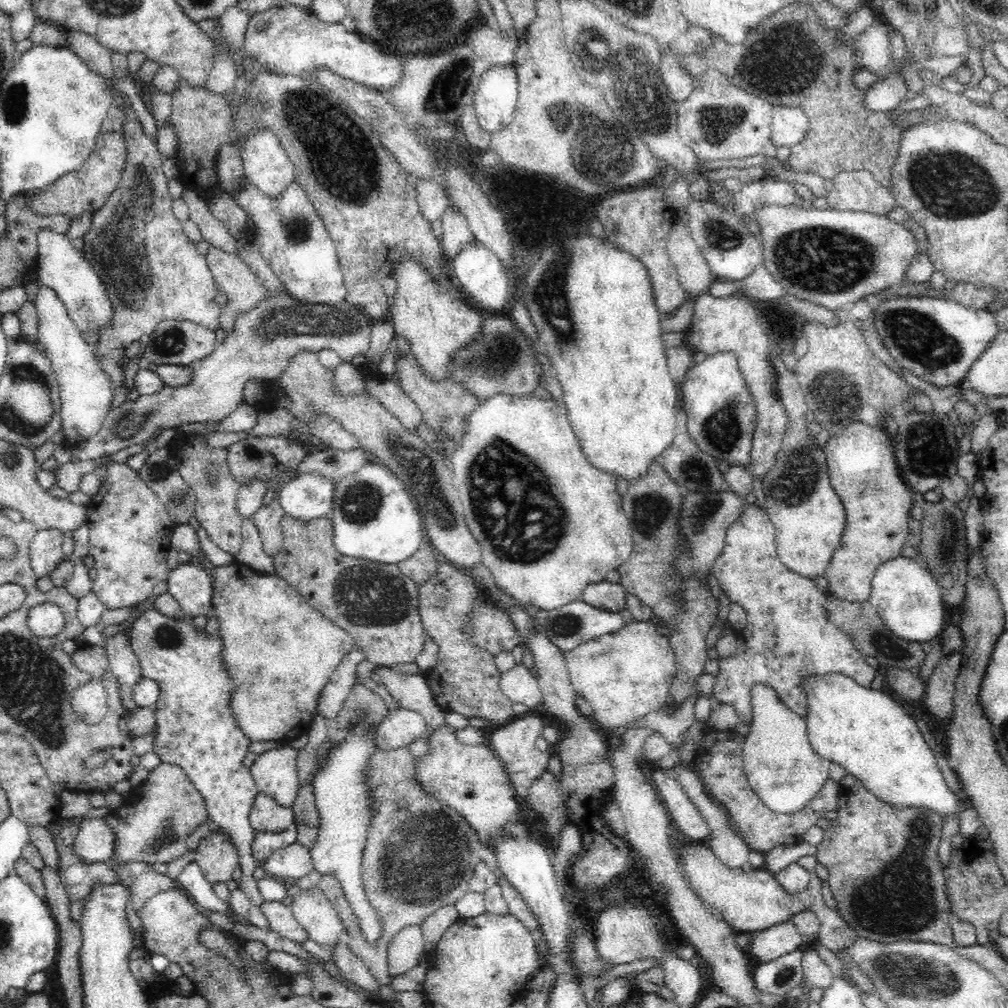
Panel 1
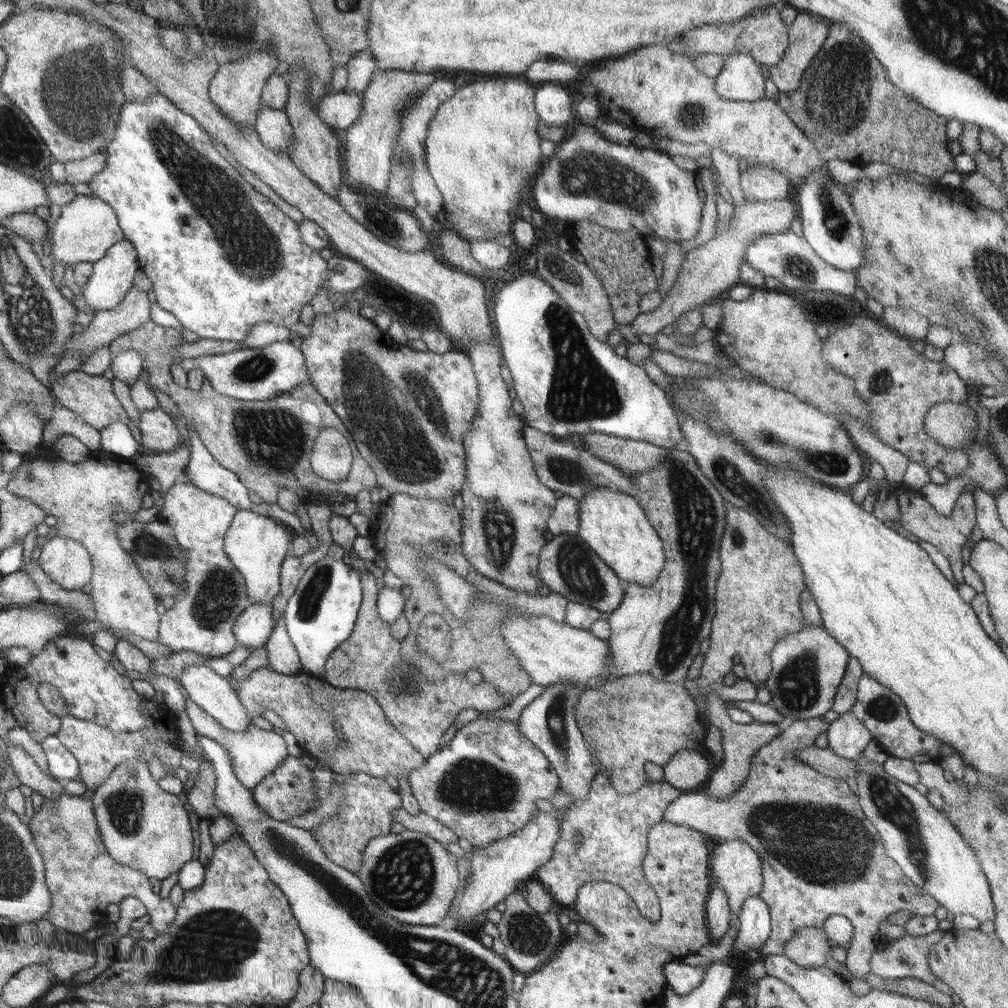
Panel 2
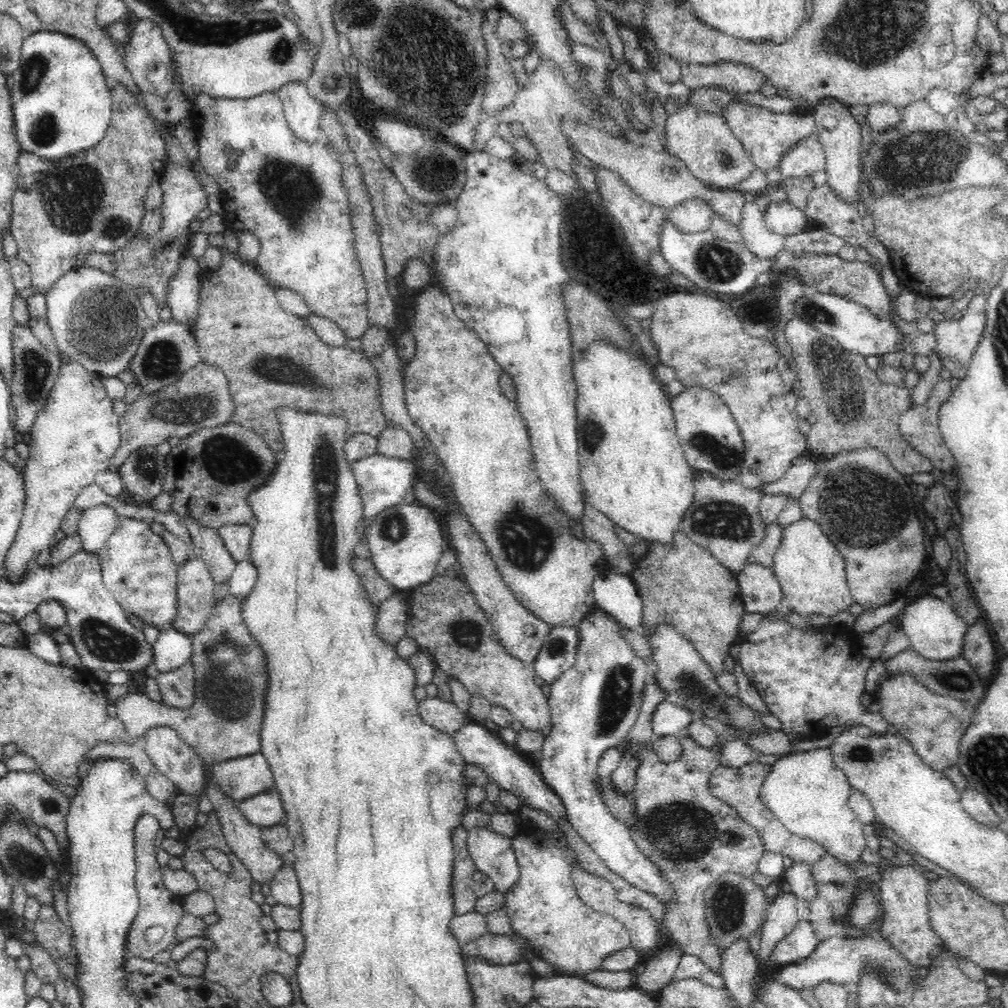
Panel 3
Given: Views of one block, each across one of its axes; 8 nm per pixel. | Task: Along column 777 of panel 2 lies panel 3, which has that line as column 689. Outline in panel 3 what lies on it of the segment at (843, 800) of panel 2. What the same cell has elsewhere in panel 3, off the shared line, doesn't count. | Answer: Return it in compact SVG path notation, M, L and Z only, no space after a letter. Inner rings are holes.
M686 732L680 734L680 740L684 752L680 760L672 764L660 760L652 742L632 744L624 740L616 746L622 756L630 754L638 760L638 782L632 792L634 826L630 828L630 836L638 852L662 874L674 896L674 900L666 904L660 922L662 934L668 936L670 942L678 942L688 956L698 956L706 962L712 972L720 972L722 950L718 950L710 938L706 922L706 890L724 874L752 880L754 874L758 874L766 850L760 832L710 790L712 774L720 766L720 754L696 744Z

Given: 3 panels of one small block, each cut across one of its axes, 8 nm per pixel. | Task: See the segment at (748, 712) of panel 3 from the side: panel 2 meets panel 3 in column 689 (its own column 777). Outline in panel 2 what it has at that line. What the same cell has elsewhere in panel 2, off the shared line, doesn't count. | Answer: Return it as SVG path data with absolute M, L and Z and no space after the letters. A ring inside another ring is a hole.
M805 622L797 632L789 632L775 642L771 656L771 674L765 680L771 692L771 706L777 708L785 720L795 718L819 718L833 706L833 696L843 680L849 652L833 640L823 624Z

